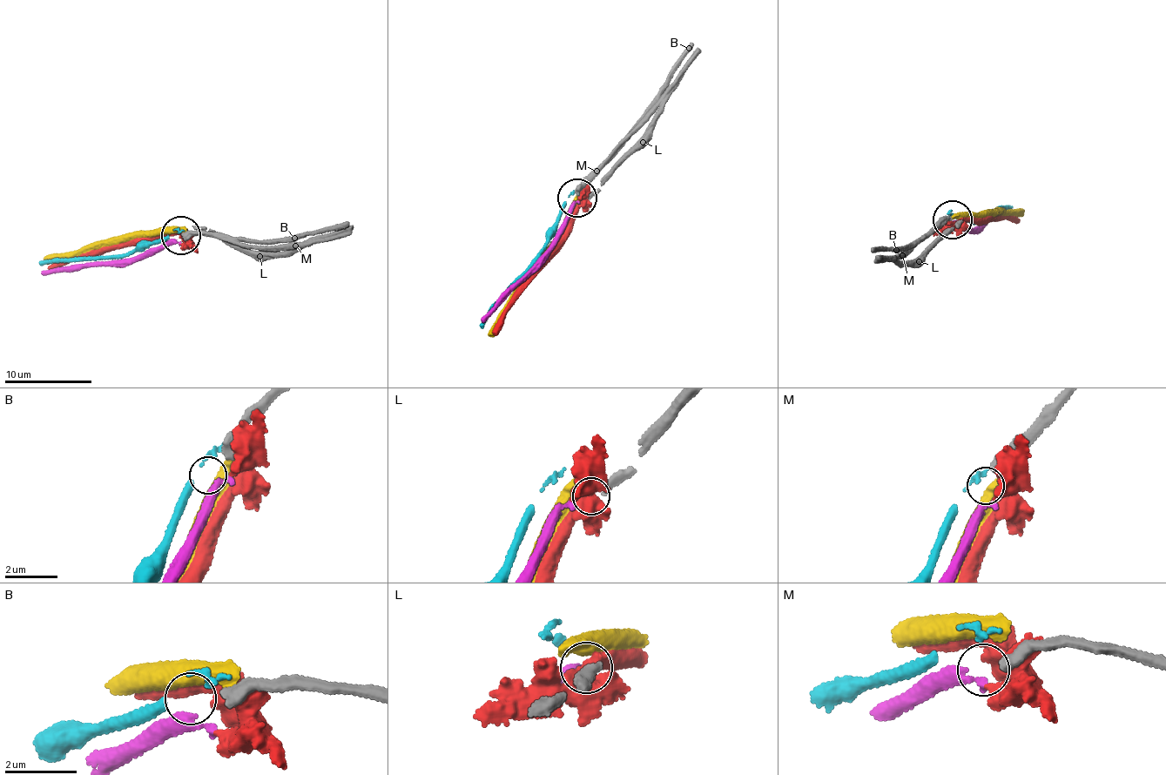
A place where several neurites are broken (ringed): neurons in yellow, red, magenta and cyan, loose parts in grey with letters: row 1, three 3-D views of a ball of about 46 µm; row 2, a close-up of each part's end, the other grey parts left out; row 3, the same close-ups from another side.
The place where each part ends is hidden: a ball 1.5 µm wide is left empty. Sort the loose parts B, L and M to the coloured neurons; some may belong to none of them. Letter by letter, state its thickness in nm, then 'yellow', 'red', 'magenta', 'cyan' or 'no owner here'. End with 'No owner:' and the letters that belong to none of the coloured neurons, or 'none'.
B: calibre 400 nm; no owner here
L: calibre 280 nm; red
M: calibre 380 nm; magenta
No owner: B

